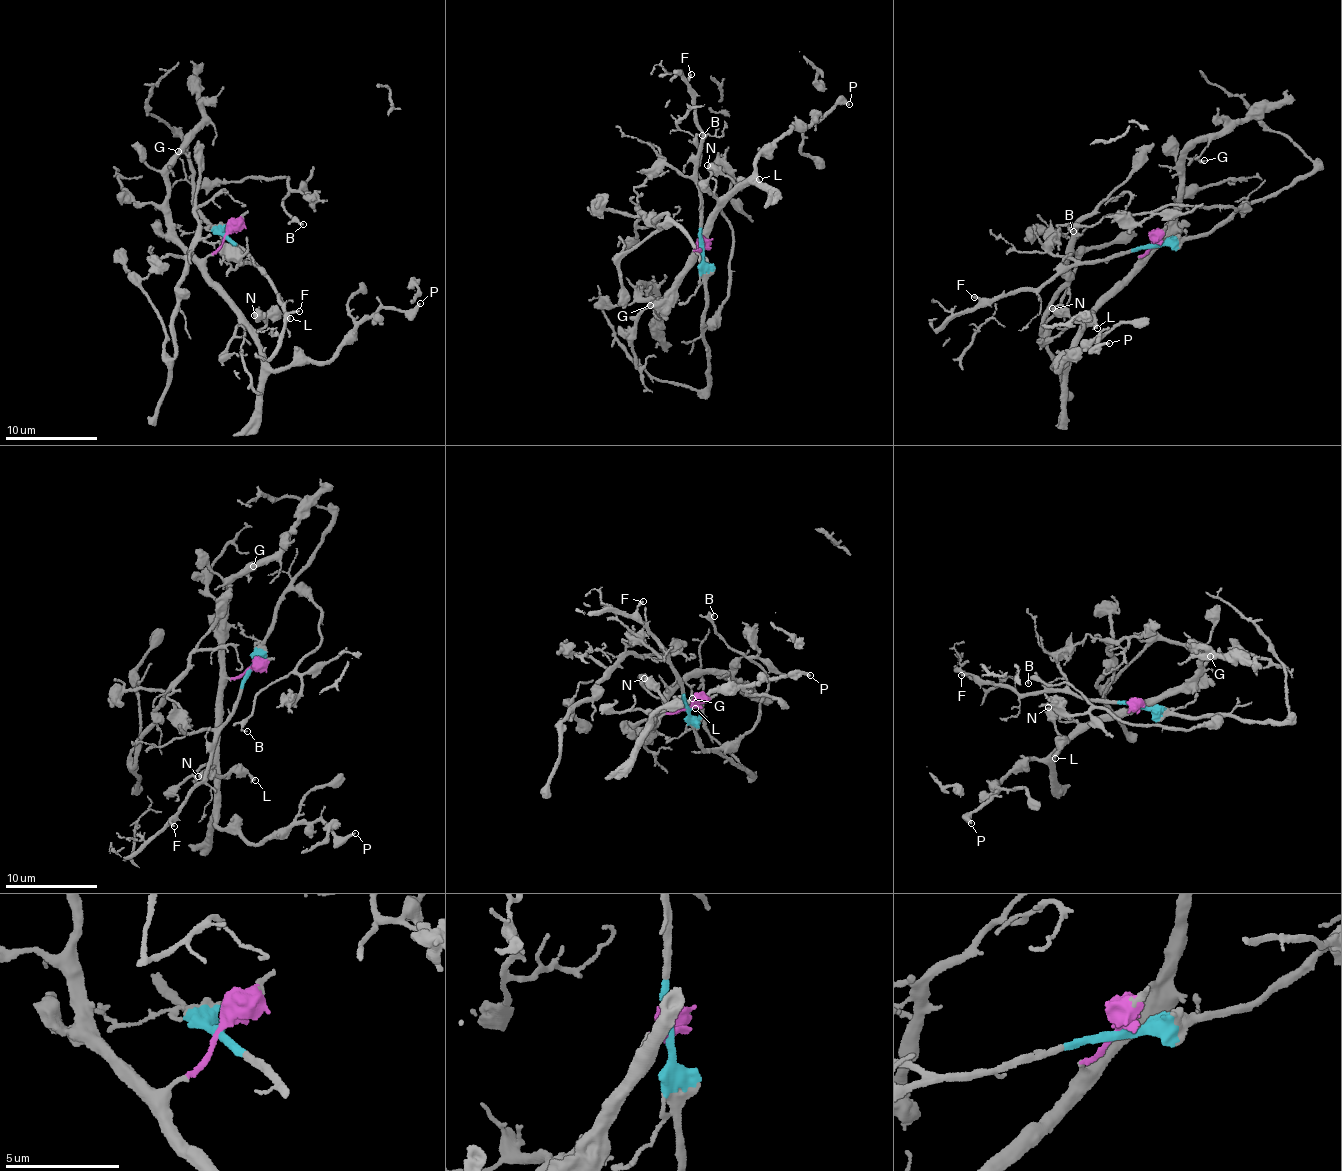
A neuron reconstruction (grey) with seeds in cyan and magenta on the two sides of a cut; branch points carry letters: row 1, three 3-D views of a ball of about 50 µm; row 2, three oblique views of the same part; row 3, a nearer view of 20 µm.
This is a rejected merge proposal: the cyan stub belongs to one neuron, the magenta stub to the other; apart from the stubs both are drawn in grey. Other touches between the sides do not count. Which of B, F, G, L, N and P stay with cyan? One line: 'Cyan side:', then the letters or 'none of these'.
Cyan side: B, F

